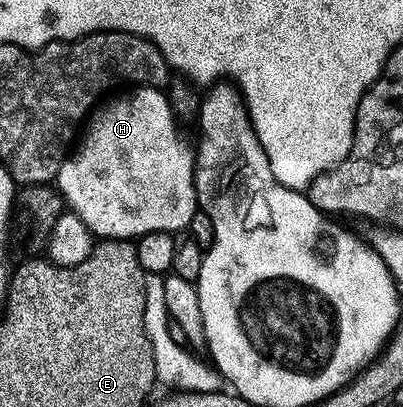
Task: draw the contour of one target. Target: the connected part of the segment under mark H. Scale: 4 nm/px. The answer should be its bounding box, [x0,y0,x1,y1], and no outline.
[55,87,198,239]

